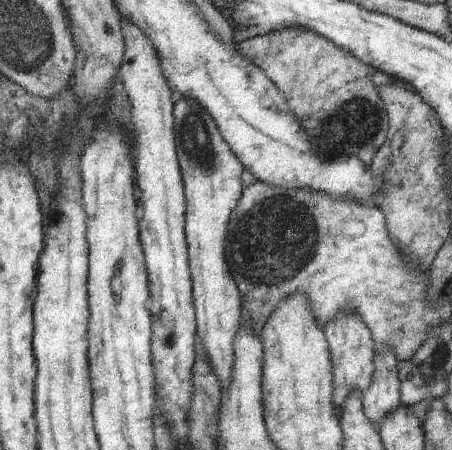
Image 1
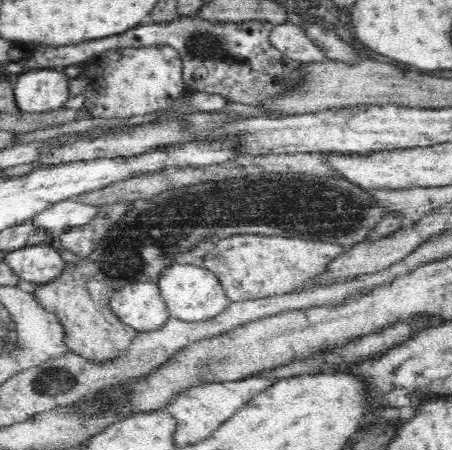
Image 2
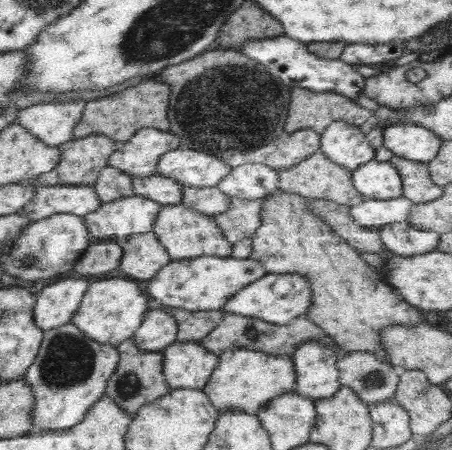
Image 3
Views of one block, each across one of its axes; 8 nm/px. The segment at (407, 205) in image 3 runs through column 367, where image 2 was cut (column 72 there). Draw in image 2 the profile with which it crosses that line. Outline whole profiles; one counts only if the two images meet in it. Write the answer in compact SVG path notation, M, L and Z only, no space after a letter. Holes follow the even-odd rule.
M62 200L52 204L48 210L38 214L32 222L40 228L48 228L56 238L60 238L64 232L90 224L98 214L102 206L92 206L74 200Z

